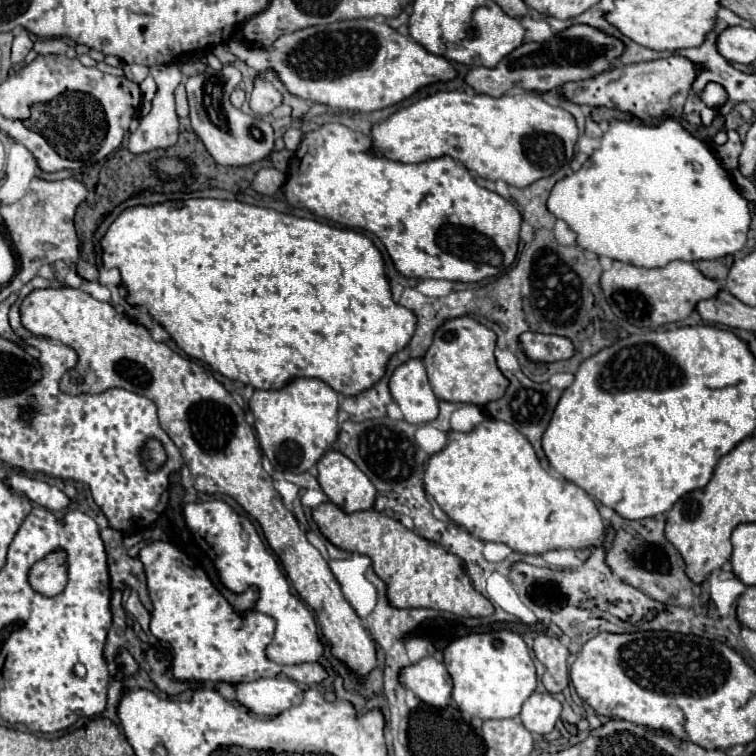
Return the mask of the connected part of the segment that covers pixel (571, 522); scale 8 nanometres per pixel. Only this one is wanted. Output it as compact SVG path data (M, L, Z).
M486 419L470 433L450 431L446 449L430 457L428 469L424 473L424 489L436 499L442 511L470 535L482 541L504 543L518 553L542 555L552 549L578 551L602 545L606 537L604 519L590 495L578 485L556 479L548 471L544 471L530 441L526 441L526 437L518 433L518 429L506 425L506 421Z

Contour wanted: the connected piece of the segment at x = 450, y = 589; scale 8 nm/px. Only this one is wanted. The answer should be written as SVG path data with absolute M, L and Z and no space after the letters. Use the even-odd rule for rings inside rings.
M322 503L312 511L312 519L318 523L324 537L340 549L356 551L372 559L376 575L388 585L388 601L398 609L426 607L452 611L458 617L486 617L494 613L494 605L472 587L470 577L464 571L462 559L446 551L436 541L428 541L412 529L406 529L398 519L376 511L346 513L334 503Z

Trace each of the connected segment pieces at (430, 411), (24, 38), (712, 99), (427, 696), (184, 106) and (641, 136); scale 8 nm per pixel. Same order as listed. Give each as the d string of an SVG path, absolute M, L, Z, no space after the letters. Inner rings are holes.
M410 359L394 371L390 379L390 393L406 421L422 425L438 417L438 399L430 389L428 375L420 359Z
M22 31L20 35L14 37L14 43L12 43L12 63L24 63L24 57L28 55L28 51L32 49L34 41L30 39L30 35L26 31Z
M708 83L706 89L704 89L704 93L702 93L702 101L706 105L710 105L710 107L718 107L718 105L726 103L726 93L724 93L724 89L720 85Z
M424 657L422 661L402 667L398 681L402 687L410 689L418 699L432 707L446 707L452 691L452 677L444 663L434 657Z
M184 85L176 87L176 113L178 117L188 117L188 101L186 101Z
M668 119L662 121L658 127L646 127L640 121L612 121L610 129L602 135L602 145L600 149L596 149L588 161L580 167L580 171L564 177L562 181L558 181L548 197L548 209L550 213L554 213L558 219L566 221L568 227L572 231L576 231L578 235L578 245L584 247L586 251L610 257L610 259L618 259L624 263L632 263L636 267L646 267L646 269L654 269L654 267L666 267L670 261L700 261L700 259L718 259L724 255L734 255L738 253L744 245L746 245L746 233L750 227L750 209L748 209L748 201L736 191L736 187L732 185L732 179L728 175L728 171L720 165L720 161L716 159L714 163L714 153L708 149L708 145L696 137L692 137L690 133L684 131L684 127L676 121L676 119ZM692 163L700 163L700 171L696 171L692 167Z

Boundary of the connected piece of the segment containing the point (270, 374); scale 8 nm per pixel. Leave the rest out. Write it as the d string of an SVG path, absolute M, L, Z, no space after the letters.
M190 199L184 205L162 203L152 207L130 207L126 209L106 231L102 239L104 247L104 267L118 267L122 273L124 287L128 289L128 301L132 305L144 305L152 319L158 321L176 345L198 361L208 363L214 371L222 373L232 381L240 381L244 385L252 385L254 389L282 389L290 381L298 377L314 377L328 383L336 393L344 397L360 395L366 389L372 389L386 373L386 365L390 357L402 351L416 329L416 317L410 309L394 303L390 283L384 275L384 259L382 253L374 247L374 243L361 231L352 228L338 228L326 223L318 223L314 219L302 219L296 215L278 213L274 209L254 207L240 201L220 201L220 199Z

